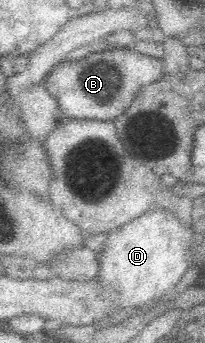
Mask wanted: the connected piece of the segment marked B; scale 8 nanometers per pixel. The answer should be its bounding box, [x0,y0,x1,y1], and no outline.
[43,47,164,119]

